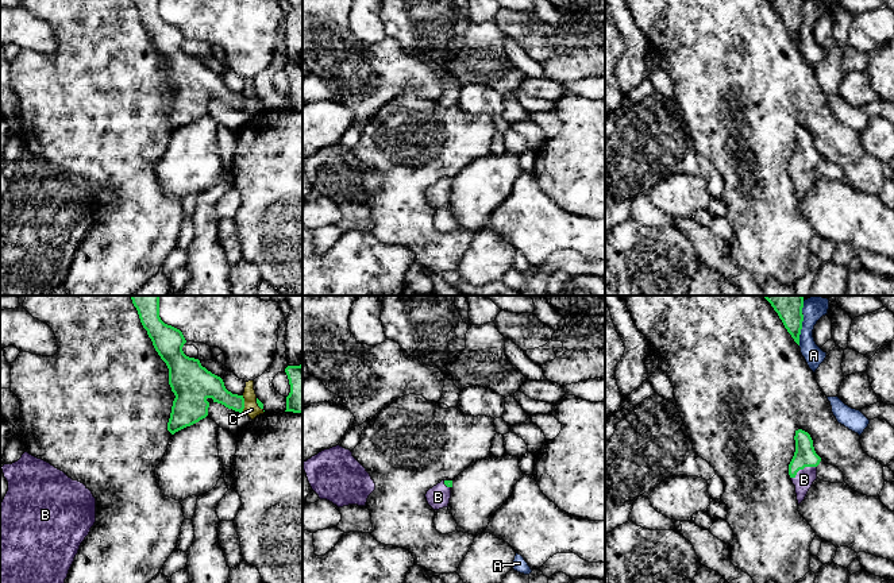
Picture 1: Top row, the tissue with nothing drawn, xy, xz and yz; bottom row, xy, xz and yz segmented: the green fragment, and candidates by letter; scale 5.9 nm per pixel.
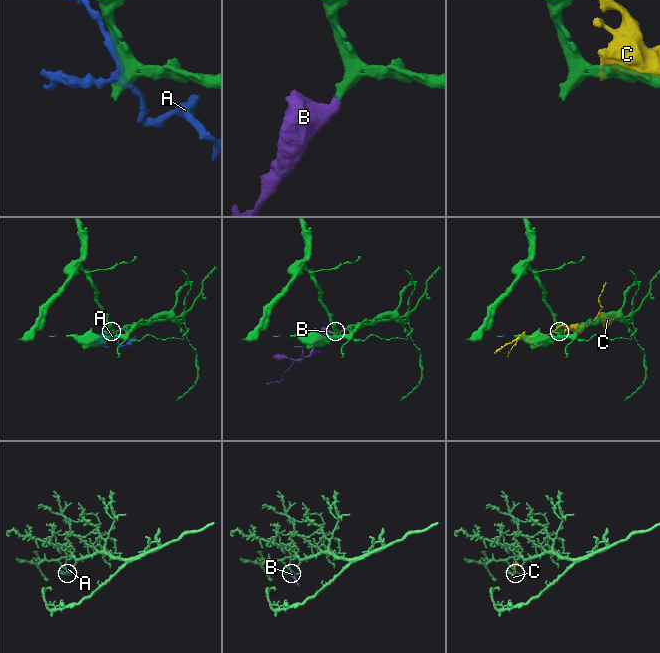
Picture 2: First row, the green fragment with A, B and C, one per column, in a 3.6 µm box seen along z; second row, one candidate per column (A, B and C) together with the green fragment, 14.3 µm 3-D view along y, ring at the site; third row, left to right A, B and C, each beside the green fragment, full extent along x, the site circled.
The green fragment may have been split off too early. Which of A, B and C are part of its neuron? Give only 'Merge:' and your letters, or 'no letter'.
Merge: B

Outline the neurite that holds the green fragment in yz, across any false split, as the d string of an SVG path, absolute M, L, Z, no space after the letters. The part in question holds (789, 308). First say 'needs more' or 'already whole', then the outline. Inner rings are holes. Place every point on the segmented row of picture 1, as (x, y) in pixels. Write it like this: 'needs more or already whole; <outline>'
already whole; M763 296L778 313L785 328L791 335L794 341L799 345L799 335L802 329L802 296Z

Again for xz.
needs more; M442 480L440 483L429 489L425 494L428 505L433 510L448 507L451 498L451 487L452 480Z

